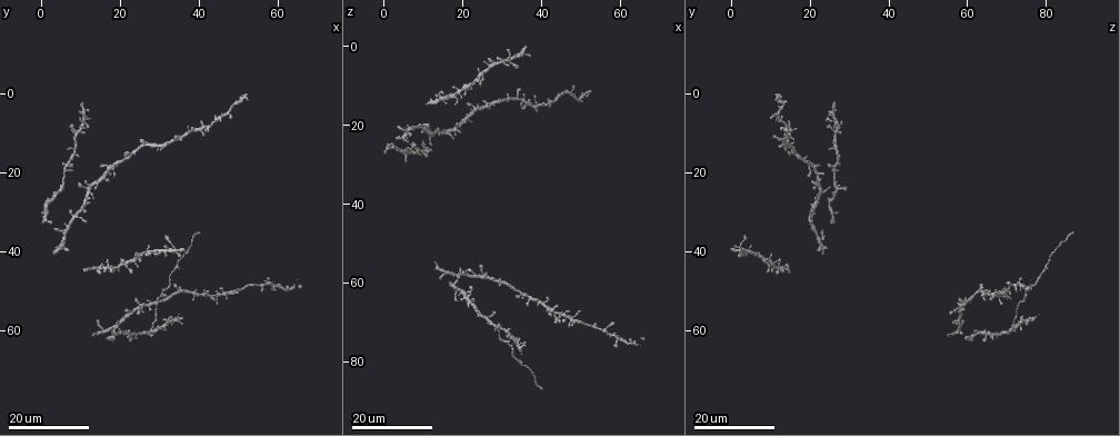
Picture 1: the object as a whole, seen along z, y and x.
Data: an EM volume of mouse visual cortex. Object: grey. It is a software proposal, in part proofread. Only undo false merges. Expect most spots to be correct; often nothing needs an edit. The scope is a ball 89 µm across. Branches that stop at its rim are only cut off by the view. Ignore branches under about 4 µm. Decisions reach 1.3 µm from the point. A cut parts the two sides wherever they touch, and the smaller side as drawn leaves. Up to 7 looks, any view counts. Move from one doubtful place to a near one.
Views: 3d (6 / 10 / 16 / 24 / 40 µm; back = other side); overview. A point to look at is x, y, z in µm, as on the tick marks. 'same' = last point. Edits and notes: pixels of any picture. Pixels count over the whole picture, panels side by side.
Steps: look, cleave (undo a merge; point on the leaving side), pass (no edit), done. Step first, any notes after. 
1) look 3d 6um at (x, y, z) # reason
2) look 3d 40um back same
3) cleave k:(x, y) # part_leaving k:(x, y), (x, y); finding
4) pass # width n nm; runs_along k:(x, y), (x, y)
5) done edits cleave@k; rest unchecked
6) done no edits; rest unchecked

look 3d 16um at (47.5, 4.0, 12.5) # four arms meet

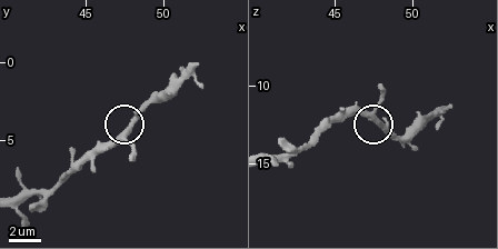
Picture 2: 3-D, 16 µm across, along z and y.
look 3d 6um at (47.8, 4.2, 12.4)

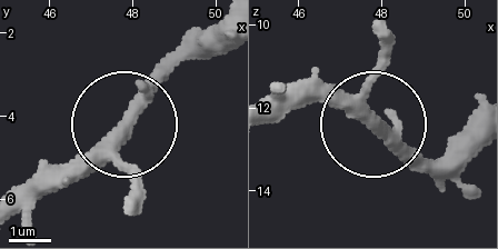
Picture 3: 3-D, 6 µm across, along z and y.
pass # arms 4; continuous, no second cell

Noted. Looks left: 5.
look 3d 16um at (30.5, 51.0, 74.5) # three-way junction

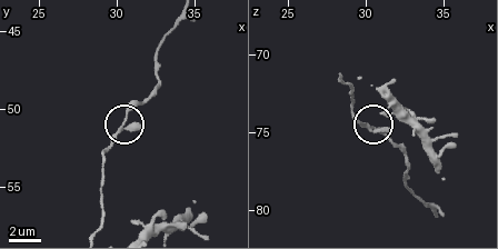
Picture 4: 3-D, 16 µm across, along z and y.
look 3d 6um at (30.6, 50.4, 74.8) # closer look

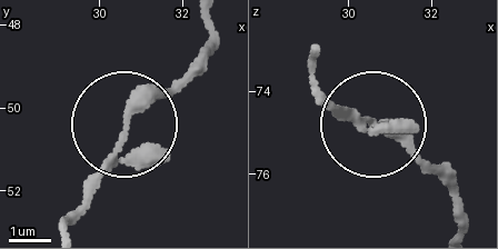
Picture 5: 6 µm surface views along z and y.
pass # width 230 nm; runs_along 5:(66, 230), (129, 120), (189, 70); all the same cell

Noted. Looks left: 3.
look 3d 16um at (56.5, 48.5, 72.5) # looks like a crossing

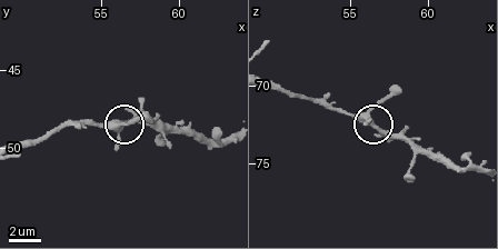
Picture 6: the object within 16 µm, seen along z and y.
look 3d 10um same

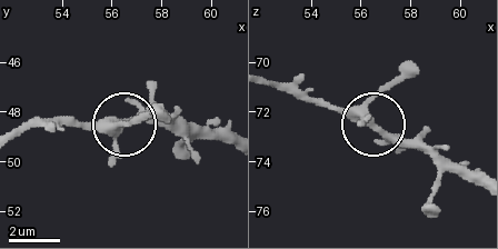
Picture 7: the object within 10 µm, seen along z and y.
pass # arms 4; runs_along 7:(18, 135), (43, 125), (132, 125), (162, 113); continuous, no second cell

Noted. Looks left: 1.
done no edits; rest unchecked

